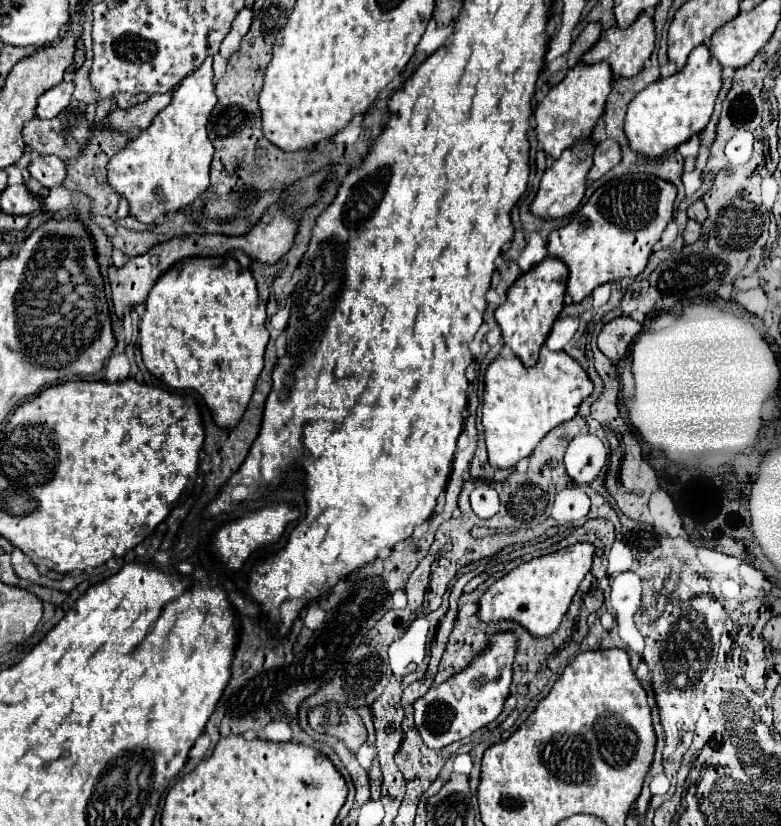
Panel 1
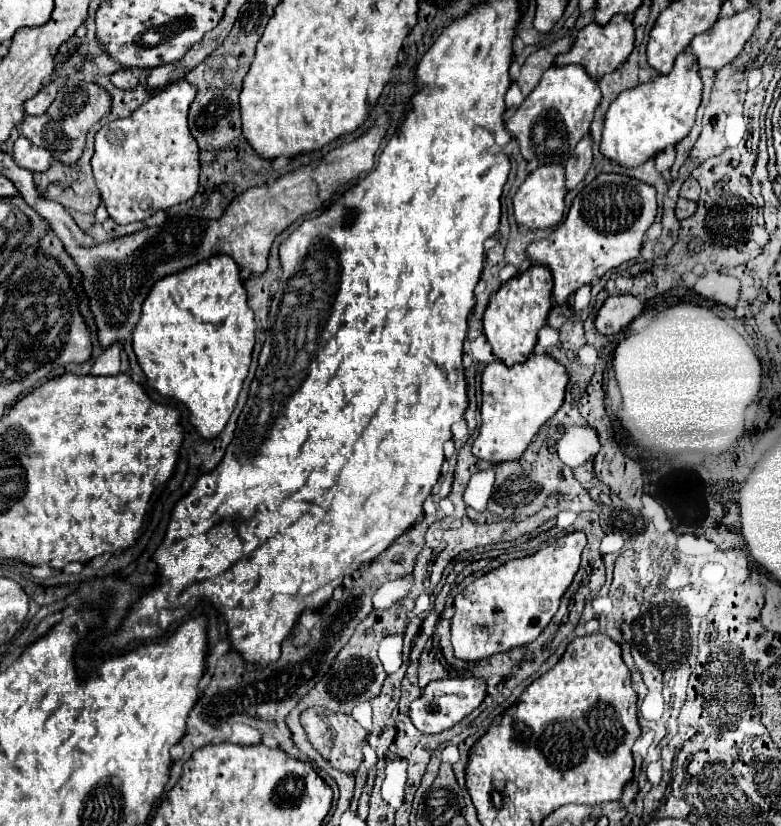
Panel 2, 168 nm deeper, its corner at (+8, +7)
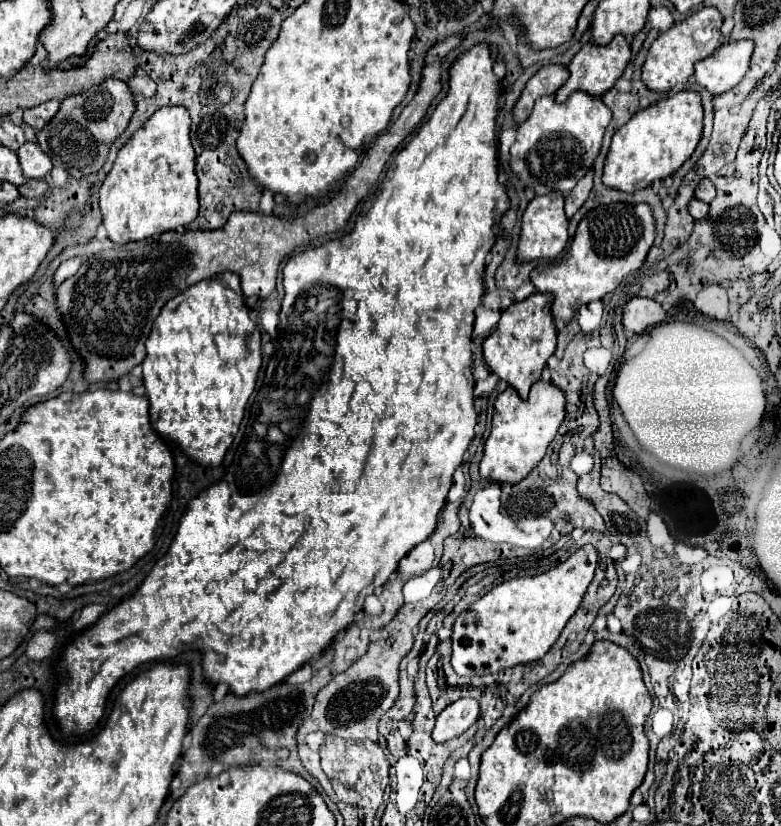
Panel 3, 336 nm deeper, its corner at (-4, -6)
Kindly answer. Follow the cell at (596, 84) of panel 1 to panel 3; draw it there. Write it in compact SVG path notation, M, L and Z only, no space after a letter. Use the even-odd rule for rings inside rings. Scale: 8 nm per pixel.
M574 91L566 103L558 103L554 95L540 97L532 115L518 125L516 143L510 147L512 171L526 187L534 189L536 195L550 191L562 191L566 195L598 157L602 135L610 119L610 109L602 103L602 99L586 91Z

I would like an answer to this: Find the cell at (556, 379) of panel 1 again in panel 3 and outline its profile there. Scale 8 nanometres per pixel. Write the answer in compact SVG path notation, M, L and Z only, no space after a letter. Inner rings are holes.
M538 379L530 389L528 399L520 399L520 395L514 391L514 387L508 387L506 391L502 391L496 397L494 409L496 409L496 413L492 417L492 431L490 431L490 437L486 439L484 455L480 461L480 475L494 483L520 483L546 455L546 447L550 445L550 441L554 439L554 435L558 433L558 429L564 421L564 415L566 415L564 391L560 391L560 387L556 387L552 381Z

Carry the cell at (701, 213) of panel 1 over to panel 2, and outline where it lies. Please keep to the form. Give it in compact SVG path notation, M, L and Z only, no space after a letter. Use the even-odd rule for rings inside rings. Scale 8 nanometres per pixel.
M688 178L684 184L682 184L682 190L680 190L680 196L682 198L688 198L688 200L698 200L700 196L700 184L694 180L694 178Z

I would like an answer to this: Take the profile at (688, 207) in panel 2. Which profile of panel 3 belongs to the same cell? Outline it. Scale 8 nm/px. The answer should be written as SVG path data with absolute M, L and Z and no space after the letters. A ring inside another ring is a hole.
M692 199L690 205L688 205L688 211L698 221L698 219L704 219L708 215L708 205L702 203L702 201L698 201L698 199Z

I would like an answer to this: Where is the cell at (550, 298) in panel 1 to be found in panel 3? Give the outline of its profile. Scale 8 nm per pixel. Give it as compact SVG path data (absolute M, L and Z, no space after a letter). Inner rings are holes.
M534 293L524 301L514 301L508 309L502 311L502 317L496 325L496 331L484 341L484 361L490 371L500 379L508 381L522 399L528 397L528 391L534 381L540 379L540 373L556 349L556 327L550 311L554 297L550 293Z

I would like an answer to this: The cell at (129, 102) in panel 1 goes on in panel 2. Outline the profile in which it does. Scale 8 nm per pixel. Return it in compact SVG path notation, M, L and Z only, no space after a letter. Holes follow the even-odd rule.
M126 68L114 72L114 74L110 76L110 80L114 82L114 86L118 86L118 88L122 88L122 90L134 90L134 88L138 86L136 74L134 74L132 70L126 70Z

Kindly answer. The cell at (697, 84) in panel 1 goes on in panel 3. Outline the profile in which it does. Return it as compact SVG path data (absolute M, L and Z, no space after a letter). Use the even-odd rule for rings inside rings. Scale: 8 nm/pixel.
M684 89L672 93L658 103L640 109L626 127L620 127L612 137L612 145L604 163L604 183L620 191L636 191L652 185L658 179L672 175L694 153L704 127L702 97L696 91Z

